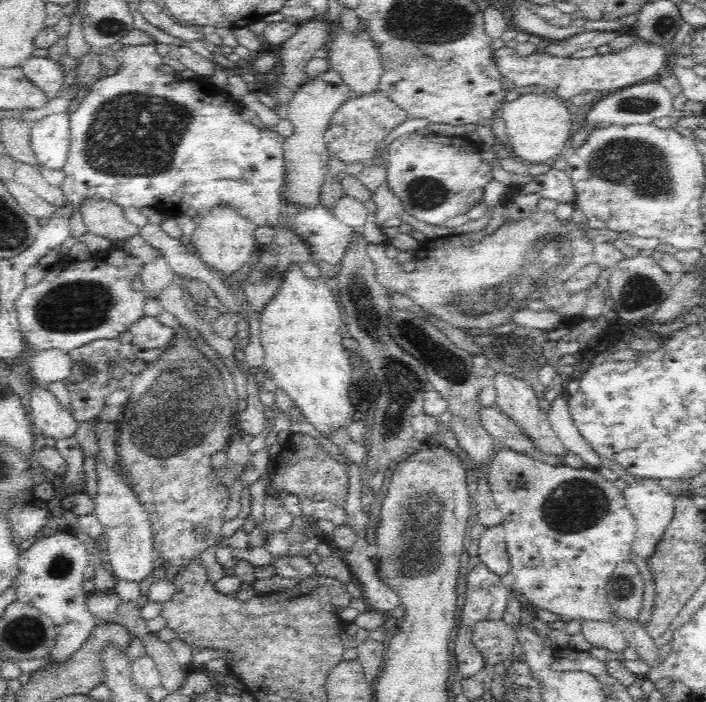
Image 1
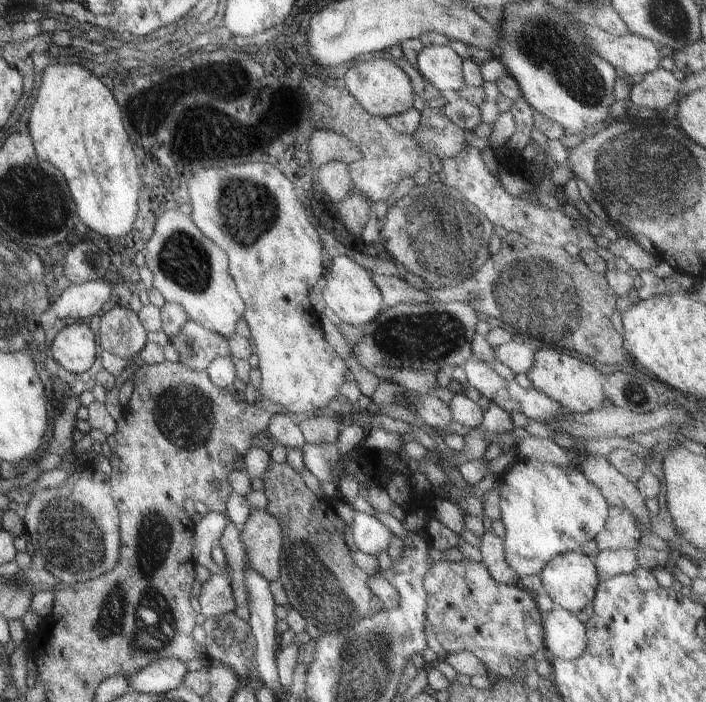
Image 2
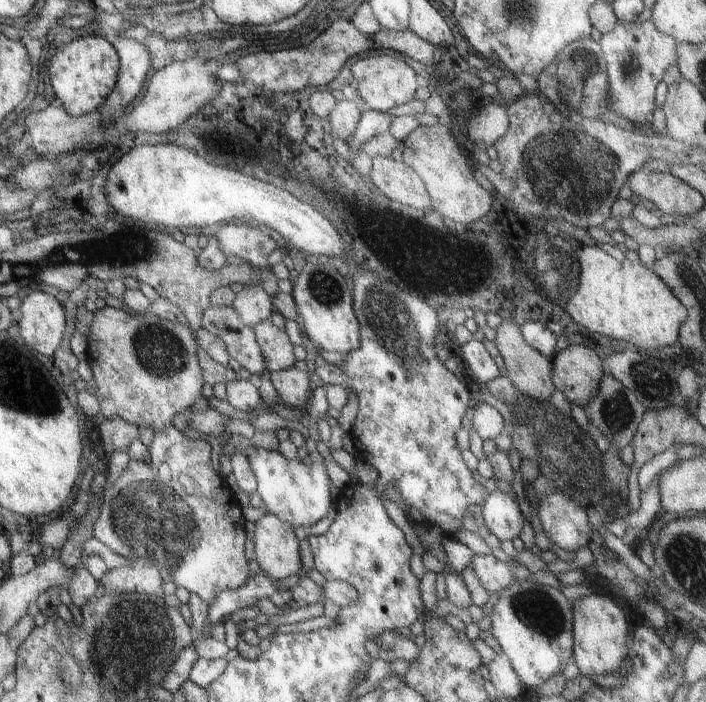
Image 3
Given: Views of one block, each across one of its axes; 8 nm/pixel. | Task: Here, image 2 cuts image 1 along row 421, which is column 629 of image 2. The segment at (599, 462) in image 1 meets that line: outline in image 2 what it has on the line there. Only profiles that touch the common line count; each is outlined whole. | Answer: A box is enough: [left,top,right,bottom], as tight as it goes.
[592,549,638,582]

